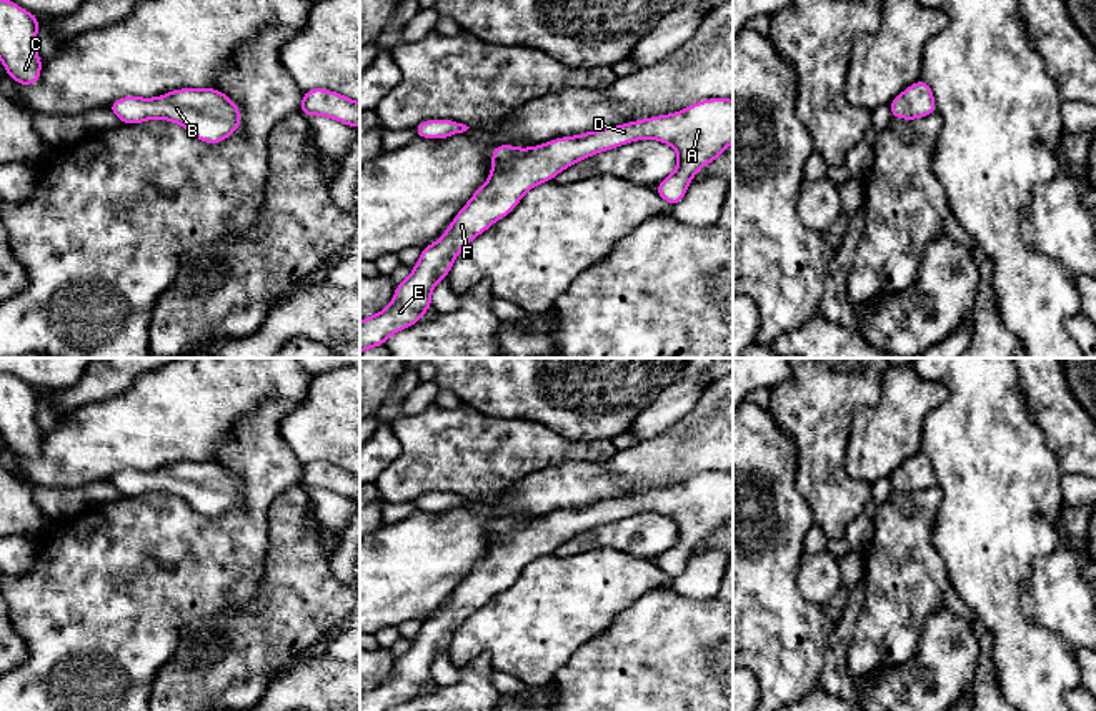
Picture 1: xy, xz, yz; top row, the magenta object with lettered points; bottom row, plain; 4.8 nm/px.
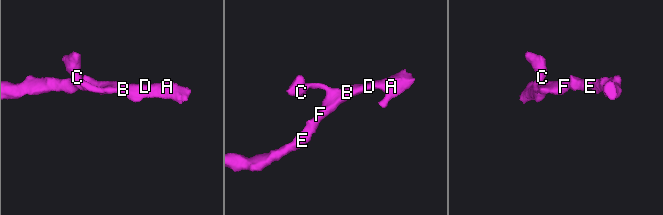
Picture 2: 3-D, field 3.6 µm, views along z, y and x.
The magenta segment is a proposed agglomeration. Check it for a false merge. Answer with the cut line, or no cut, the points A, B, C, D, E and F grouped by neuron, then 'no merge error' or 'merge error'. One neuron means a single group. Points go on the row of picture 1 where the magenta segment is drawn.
cut none; groups A B C D E F; no merge error

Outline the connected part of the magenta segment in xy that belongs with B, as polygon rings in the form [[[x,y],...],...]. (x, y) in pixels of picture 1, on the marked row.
[[[213,87],[173,90],[158,98],[125,97],[108,108],[127,125],[165,118],[203,143],[220,143],[242,125],[240,107]]]

